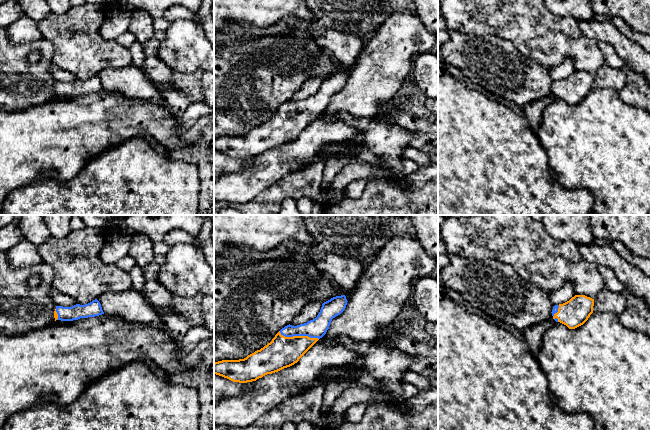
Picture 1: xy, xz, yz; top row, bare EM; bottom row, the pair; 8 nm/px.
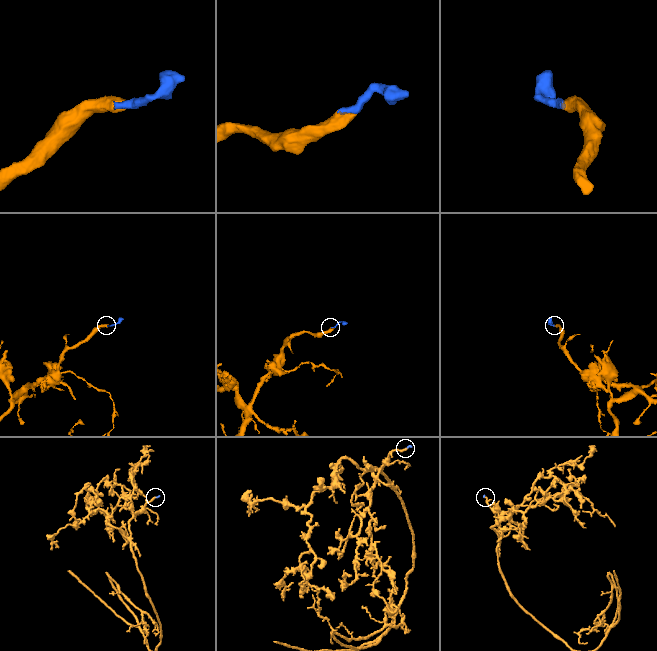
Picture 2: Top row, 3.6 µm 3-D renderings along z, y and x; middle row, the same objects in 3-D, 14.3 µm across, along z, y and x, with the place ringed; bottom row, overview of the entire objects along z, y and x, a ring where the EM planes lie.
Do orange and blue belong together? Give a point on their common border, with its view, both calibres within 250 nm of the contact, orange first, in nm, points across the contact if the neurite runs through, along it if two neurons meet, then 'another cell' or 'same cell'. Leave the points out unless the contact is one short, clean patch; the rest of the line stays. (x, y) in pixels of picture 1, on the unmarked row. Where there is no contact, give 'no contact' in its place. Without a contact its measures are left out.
meets orange in xz at (299, 112); 260 nm thick on the orange side, 160 nm on the other; runs through xz (282, 128), (299, 112), (304, 112), (316, 104); same cell

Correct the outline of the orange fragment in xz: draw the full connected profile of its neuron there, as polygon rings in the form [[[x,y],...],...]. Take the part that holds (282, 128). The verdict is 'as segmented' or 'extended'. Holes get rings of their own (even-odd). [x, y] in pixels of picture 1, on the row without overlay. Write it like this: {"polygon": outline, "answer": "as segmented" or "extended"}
{"polygon": [[[345,71],[331,74],[322,80],[321,86],[315,95],[297,102],[292,102],[290,100],[285,102],[275,111],[270,119],[260,126],[248,131],[246,134],[215,138],[214,150],[227,154],[233,158],[247,159],[294,141],[326,110],[332,95],[345,86],[347,78]]], "answer": "extended"}

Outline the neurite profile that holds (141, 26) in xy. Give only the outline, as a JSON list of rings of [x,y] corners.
[[[133,8],[128,32],[132,33],[137,41],[146,43],[153,36],[153,21],[145,10]]]

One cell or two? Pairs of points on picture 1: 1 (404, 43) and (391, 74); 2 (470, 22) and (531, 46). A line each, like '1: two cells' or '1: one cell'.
1: one cell
2: one cell

